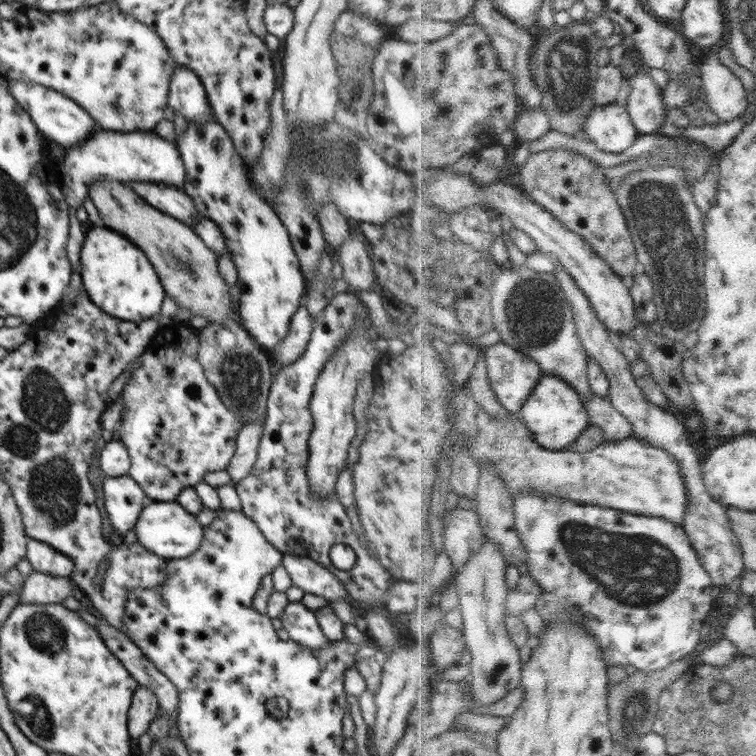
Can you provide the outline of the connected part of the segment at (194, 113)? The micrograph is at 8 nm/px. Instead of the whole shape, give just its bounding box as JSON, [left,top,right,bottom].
[168,65,211,122]

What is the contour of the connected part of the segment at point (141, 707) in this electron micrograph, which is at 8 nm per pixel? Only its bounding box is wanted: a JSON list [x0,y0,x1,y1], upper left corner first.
[127,685,160,738]

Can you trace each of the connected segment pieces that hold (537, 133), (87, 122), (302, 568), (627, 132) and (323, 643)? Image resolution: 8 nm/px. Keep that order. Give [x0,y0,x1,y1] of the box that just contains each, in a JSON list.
[[513,106,552,143],[9,80,100,150],[281,554,353,603],[585,100,641,152],[279,601,332,649]]

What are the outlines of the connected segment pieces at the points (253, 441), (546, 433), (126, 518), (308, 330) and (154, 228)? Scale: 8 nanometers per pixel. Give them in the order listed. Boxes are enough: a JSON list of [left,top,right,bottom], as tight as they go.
[[226,420,265,485],[520,375,591,451],[102,474,146,536],[270,302,313,373],[88,180,236,324]]

